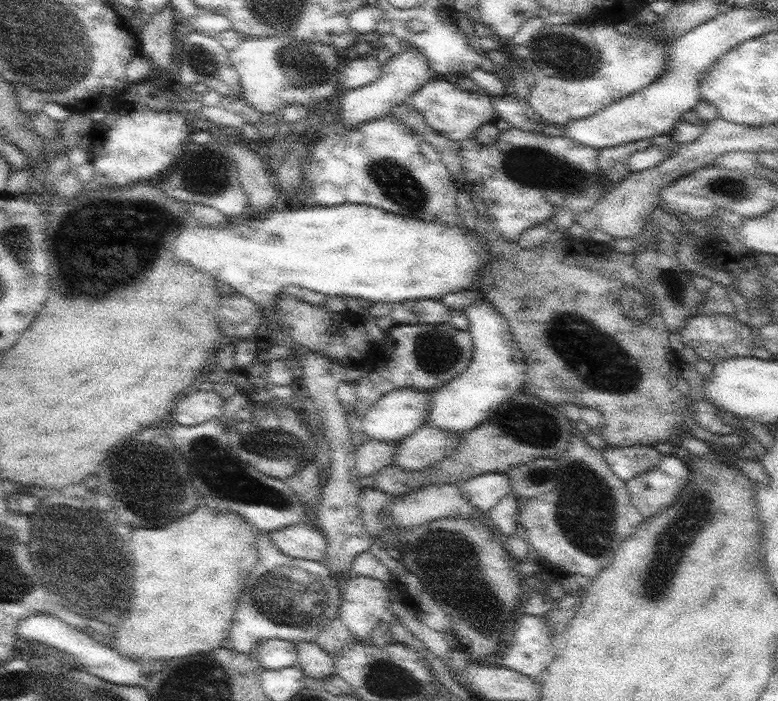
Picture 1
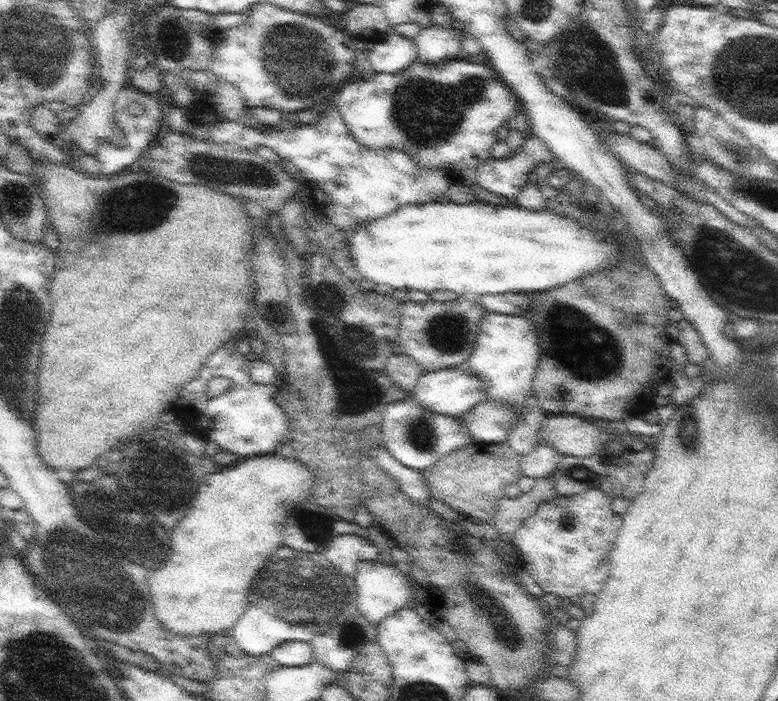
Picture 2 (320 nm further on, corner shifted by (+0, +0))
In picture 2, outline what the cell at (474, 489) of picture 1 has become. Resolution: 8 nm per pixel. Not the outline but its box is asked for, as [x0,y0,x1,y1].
[521,439,563,478]

